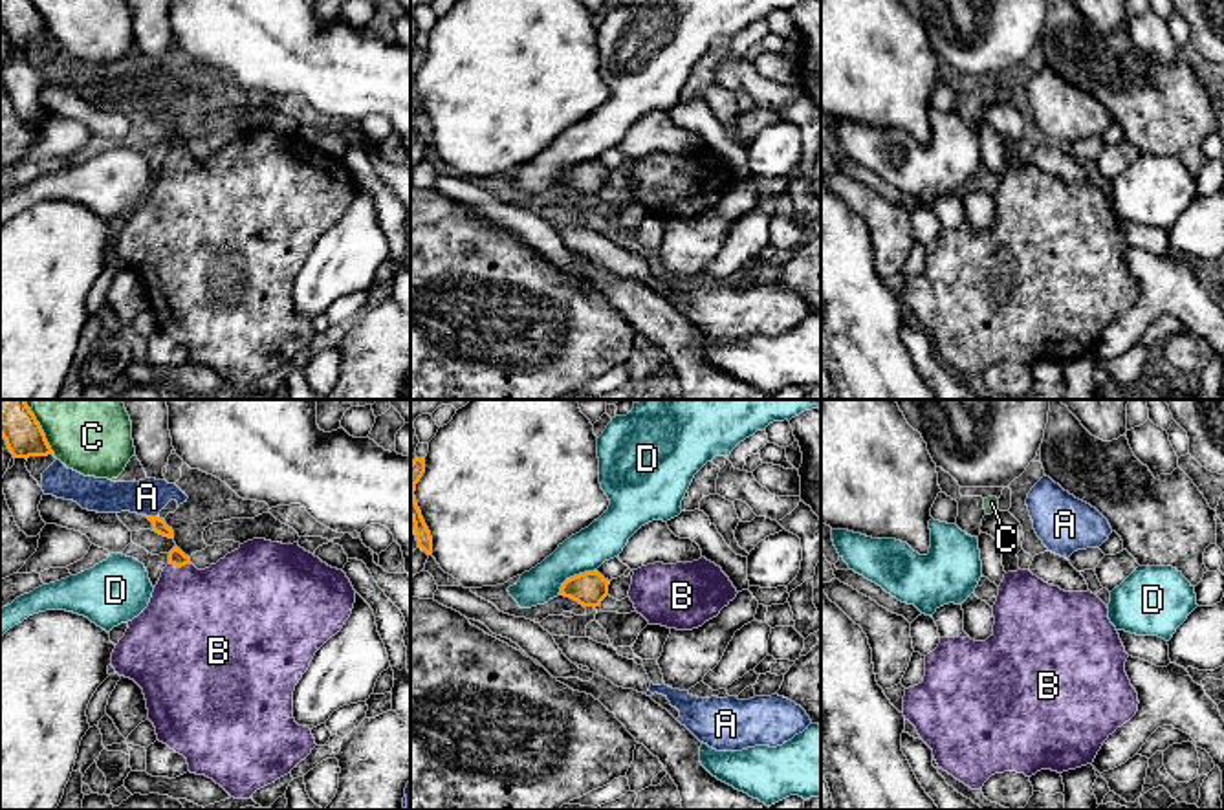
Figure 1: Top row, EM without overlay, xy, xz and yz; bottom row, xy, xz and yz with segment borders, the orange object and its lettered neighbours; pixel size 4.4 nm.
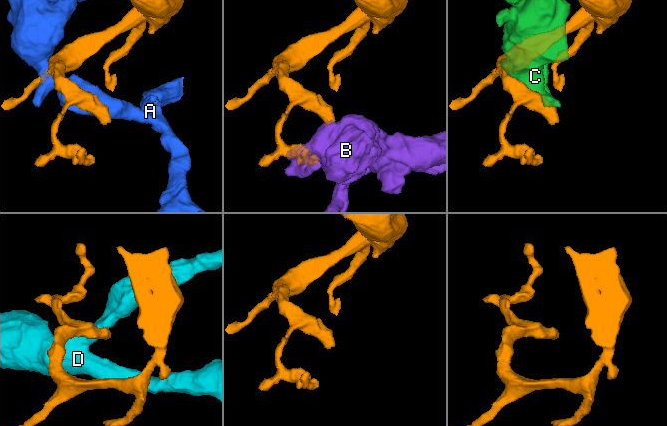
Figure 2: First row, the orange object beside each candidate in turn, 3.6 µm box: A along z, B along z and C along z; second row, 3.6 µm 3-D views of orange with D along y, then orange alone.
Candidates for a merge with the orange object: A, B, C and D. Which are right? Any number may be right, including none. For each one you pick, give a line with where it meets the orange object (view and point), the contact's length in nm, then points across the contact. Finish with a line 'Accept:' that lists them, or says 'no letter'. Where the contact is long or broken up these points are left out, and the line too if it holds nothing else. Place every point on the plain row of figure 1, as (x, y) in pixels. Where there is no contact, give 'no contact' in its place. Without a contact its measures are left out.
B: xy (180, 156) | 100 nm | across xy (176, 147), (180, 156), (184, 186), (198, 209)
Accept: B

